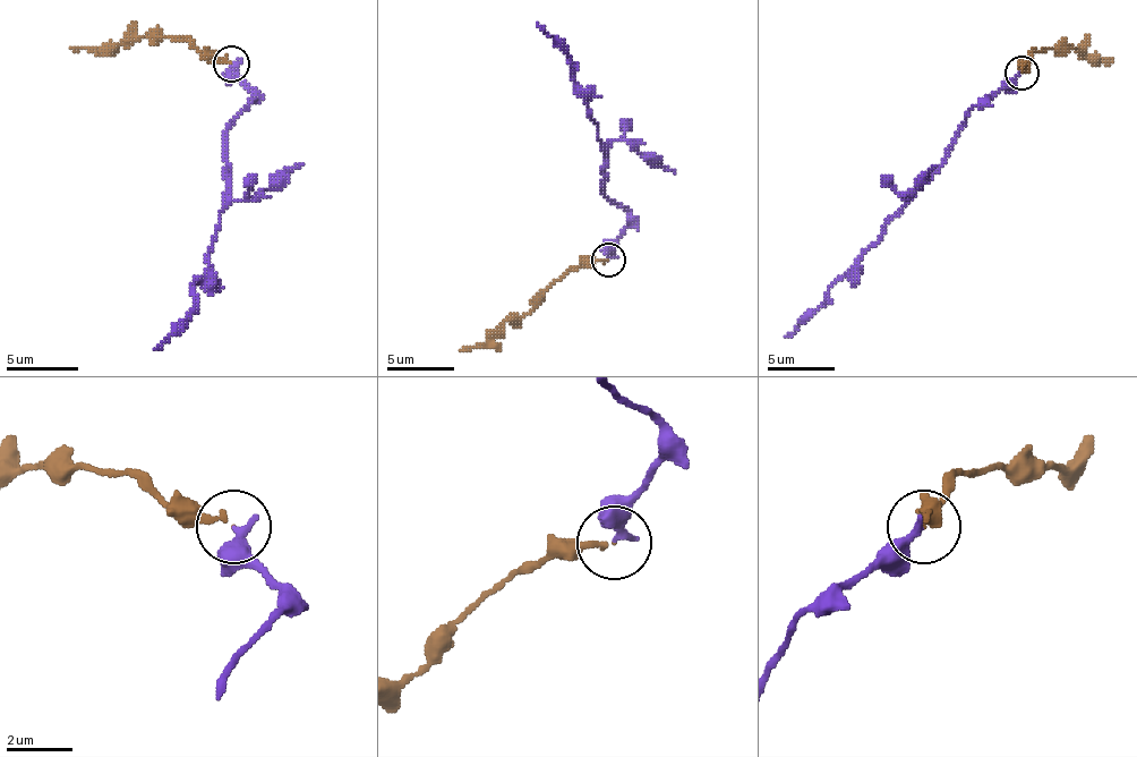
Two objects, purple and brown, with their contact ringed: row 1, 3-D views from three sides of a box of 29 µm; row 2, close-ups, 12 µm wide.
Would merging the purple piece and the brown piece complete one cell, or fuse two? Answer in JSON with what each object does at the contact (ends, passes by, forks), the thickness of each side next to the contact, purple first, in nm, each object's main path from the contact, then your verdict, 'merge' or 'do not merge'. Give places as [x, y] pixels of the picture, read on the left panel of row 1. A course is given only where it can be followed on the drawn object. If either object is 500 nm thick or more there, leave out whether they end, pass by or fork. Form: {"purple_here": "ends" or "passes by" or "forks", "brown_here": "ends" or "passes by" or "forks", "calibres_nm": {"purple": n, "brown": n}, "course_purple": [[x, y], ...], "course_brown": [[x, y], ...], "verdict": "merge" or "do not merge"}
{"purple_here": "ends", "brown_here": "ends", "calibres_nm": {"purple": 320, "brown": 160}, "course_purple": [[230, 62], [251, 87], [251, 99], [227, 138], [227, 207], [208, 269], [194, 283], [194, 309], [154, 349]], "course_brown": [[230, 62], [208, 62], [184, 41], [125, 37], [96, 48], [70, 48]], "verdict": "merge"}

